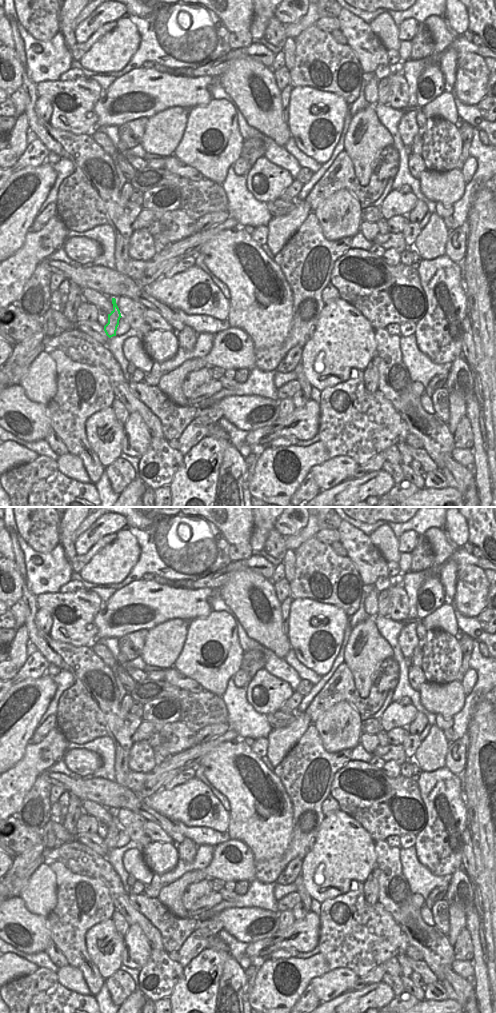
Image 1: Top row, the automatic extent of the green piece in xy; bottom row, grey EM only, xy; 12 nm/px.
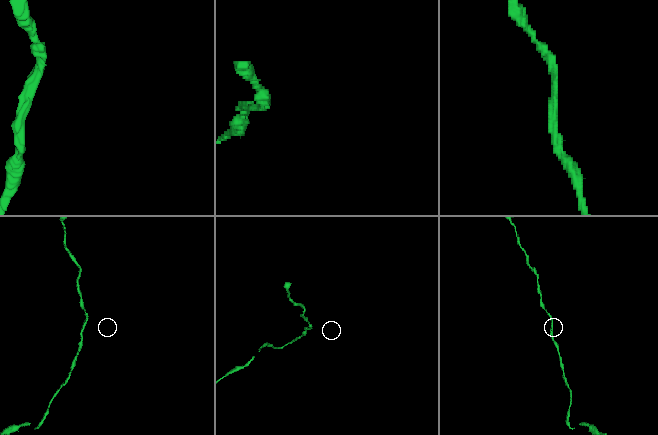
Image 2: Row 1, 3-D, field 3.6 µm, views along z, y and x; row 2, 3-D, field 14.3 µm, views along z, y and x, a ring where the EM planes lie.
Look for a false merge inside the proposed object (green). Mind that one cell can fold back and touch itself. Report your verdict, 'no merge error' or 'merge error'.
no merge error

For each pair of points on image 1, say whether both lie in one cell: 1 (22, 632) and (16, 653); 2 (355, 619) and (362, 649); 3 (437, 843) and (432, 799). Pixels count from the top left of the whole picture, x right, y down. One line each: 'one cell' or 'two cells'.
1: one cell
2: two cells
3: one cell

